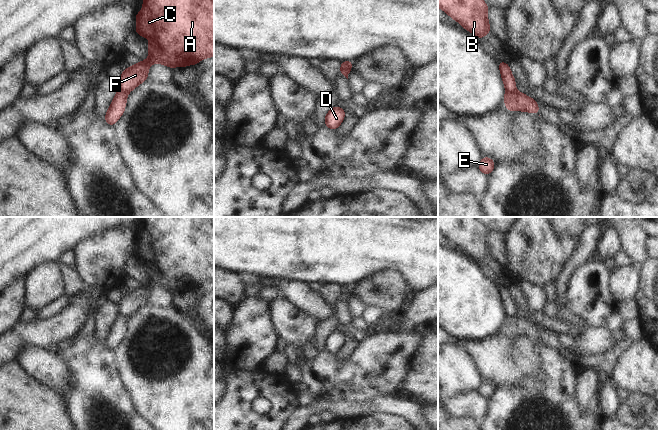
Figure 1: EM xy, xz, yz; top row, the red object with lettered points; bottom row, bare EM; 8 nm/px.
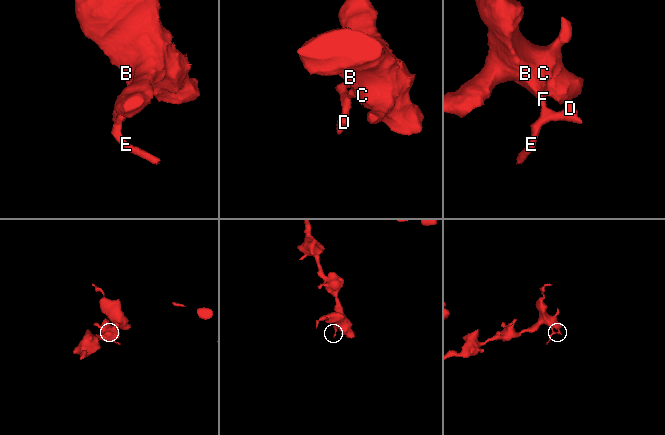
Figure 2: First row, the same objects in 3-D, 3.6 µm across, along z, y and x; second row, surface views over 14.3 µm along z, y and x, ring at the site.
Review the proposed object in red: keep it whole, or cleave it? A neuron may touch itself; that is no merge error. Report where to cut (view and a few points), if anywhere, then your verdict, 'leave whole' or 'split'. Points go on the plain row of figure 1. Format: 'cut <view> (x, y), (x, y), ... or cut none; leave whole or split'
cut xy (119, 313), (127, 316); split

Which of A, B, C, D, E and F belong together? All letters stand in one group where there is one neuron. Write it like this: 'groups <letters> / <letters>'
groups A B C F / D E

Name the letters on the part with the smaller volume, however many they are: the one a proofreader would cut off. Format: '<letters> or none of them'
D, E

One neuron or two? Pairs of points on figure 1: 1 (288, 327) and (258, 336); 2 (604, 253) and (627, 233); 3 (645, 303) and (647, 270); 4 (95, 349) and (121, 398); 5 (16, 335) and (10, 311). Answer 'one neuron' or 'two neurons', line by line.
1: two neurons
2: two neurons
3: one neuron
4: one neuron
5: two neurons

